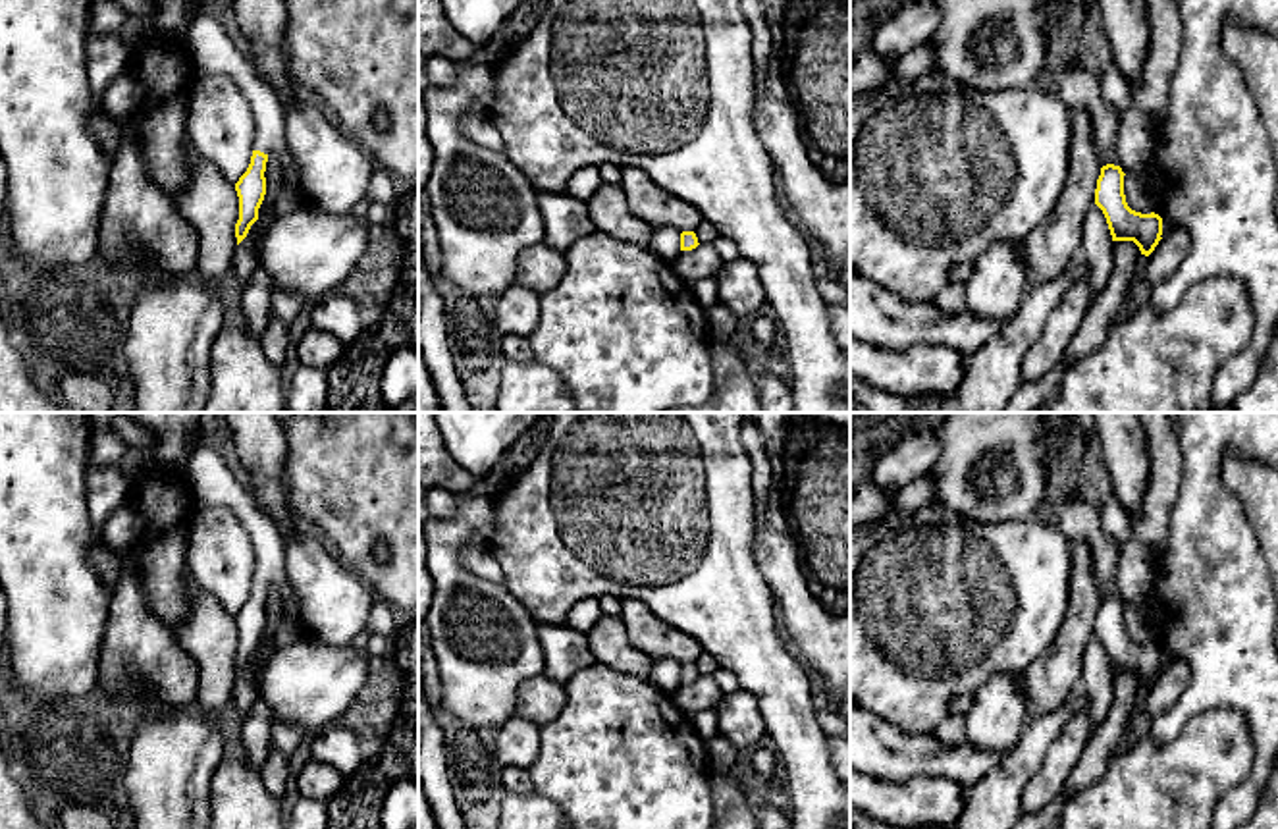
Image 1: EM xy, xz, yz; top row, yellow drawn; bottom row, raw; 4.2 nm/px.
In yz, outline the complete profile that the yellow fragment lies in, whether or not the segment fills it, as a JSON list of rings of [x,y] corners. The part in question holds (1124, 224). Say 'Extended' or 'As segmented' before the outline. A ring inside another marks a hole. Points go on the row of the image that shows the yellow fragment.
As segmented. [[[1103,166],[1097,179],[1095,204],[1106,218],[1112,241],[1133,241],[1141,254],[1149,256],[1162,239],[1162,218],[1155,212],[1141,214],[1128,206],[1124,175],[1120,166]]]

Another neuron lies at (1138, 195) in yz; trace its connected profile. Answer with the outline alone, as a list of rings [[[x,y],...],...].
[[[1126,174],[1124,195],[1132,210],[1141,214],[1155,212],[1155,202],[1145,174]]]

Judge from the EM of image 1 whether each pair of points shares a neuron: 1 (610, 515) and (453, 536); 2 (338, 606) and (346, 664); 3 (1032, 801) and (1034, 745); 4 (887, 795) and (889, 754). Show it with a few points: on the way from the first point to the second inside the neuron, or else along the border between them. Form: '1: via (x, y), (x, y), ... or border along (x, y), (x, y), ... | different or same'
1: border along (492, 500), (490, 538), (484, 544) | different
2: border along (305, 633), (330, 644), (349, 644) | different
3: border along (1055, 741), (1045, 762), (1024, 789), (1018, 808) | different
4: border along (870, 775), (893, 781), (931, 777) | different

